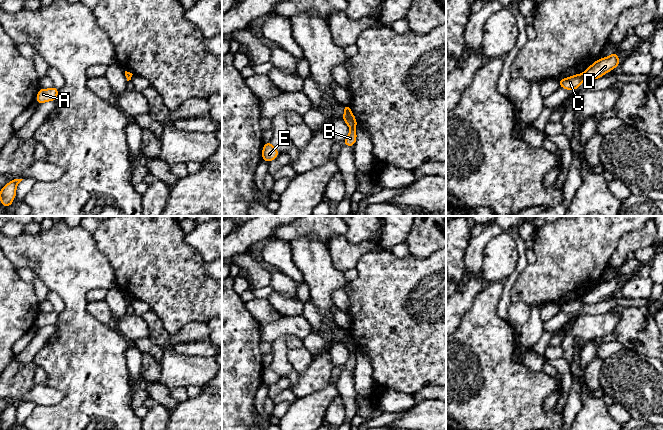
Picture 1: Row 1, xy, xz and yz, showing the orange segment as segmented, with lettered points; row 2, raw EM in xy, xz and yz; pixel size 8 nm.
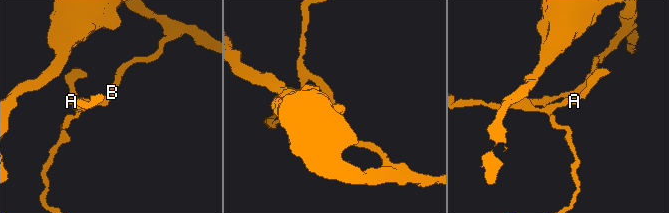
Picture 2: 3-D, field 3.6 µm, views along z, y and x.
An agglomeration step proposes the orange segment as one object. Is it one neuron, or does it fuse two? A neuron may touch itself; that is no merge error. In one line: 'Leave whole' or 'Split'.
Split

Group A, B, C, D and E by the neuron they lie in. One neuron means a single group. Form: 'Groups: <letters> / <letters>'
Groups: A C E / B D

